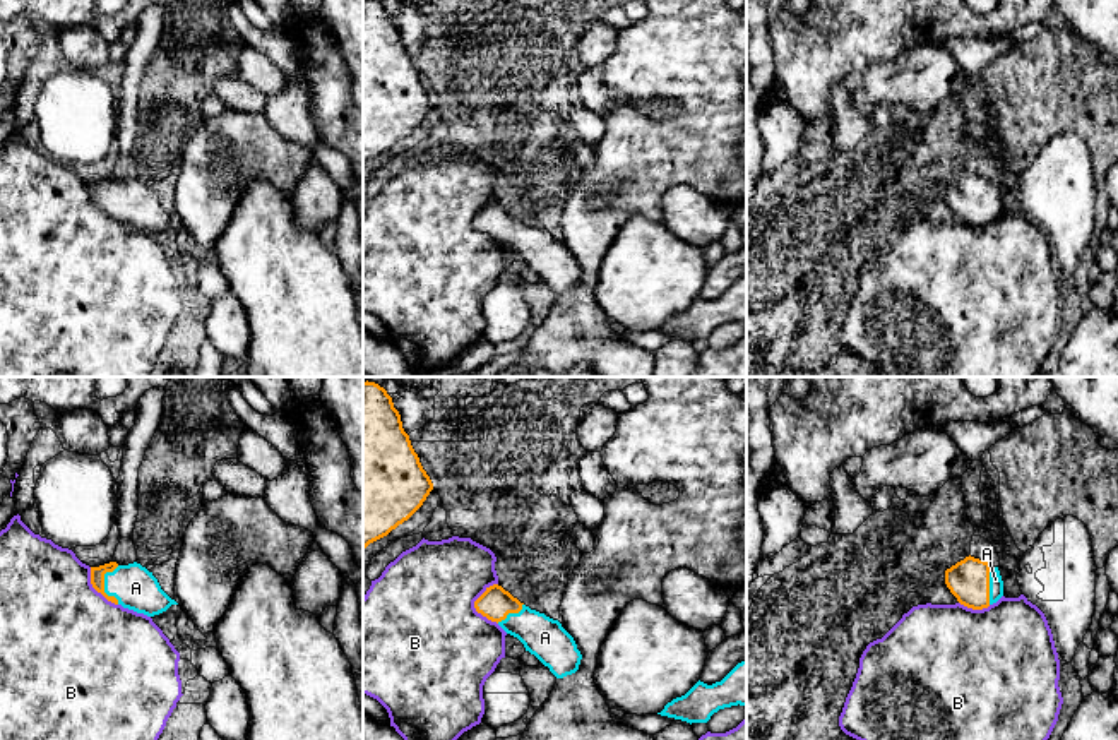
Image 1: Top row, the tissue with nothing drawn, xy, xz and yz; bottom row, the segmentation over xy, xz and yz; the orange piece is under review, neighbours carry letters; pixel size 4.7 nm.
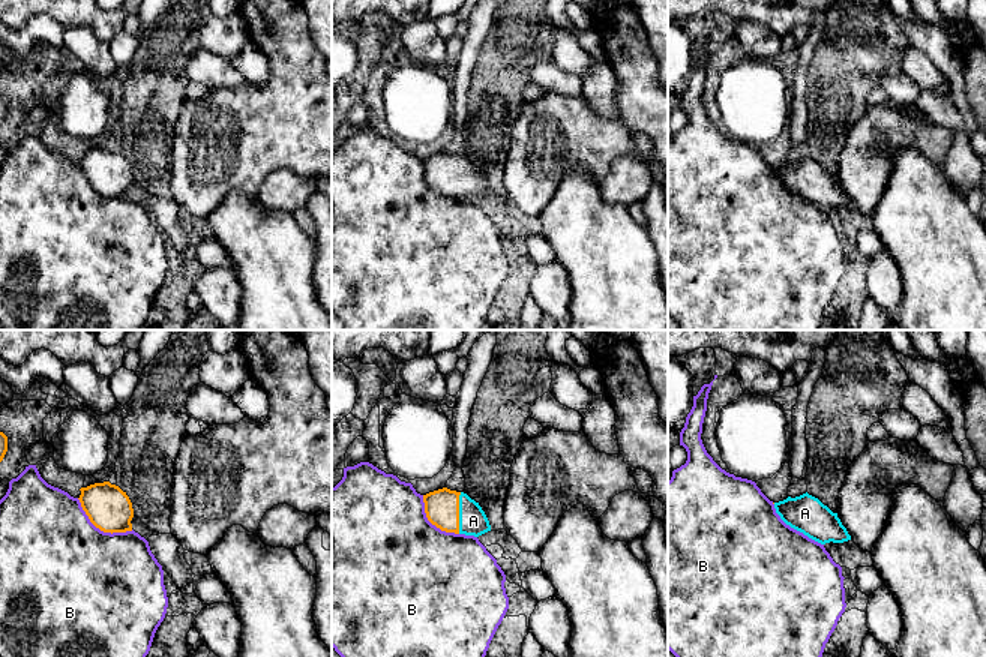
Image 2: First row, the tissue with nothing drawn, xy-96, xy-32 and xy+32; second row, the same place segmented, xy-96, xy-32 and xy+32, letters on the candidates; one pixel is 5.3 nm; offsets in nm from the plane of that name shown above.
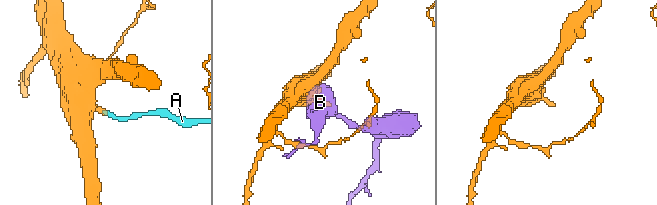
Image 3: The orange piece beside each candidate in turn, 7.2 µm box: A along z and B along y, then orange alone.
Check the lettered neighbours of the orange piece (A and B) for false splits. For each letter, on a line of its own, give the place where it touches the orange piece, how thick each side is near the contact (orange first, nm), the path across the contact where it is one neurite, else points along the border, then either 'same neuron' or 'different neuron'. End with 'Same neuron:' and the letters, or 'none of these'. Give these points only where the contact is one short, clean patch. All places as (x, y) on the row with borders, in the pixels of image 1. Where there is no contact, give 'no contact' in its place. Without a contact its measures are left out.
A: contact xy (103, 584); calibres 60 and 200 nm; way xy (96, 572), (103, 584), (129, 584), (136, 588); same neuron
B: contact xz (475, 605); calibres 160 and 500 nm; different neuron
Same neuron: A

